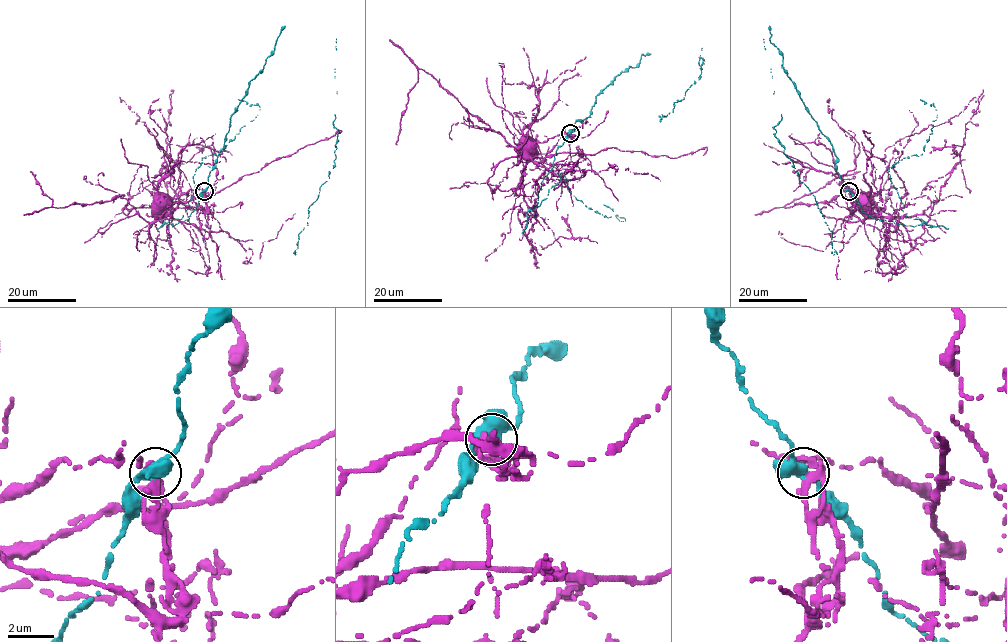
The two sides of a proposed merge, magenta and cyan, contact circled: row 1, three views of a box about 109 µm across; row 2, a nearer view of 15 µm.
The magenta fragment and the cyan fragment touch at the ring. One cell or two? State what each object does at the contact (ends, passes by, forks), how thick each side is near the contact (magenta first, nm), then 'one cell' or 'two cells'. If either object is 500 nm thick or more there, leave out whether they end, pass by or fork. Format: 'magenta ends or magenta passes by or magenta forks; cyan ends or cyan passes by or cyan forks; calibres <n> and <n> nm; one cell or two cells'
magenta forks; cyan forks; calibres 220 and 320 nm; two cells

